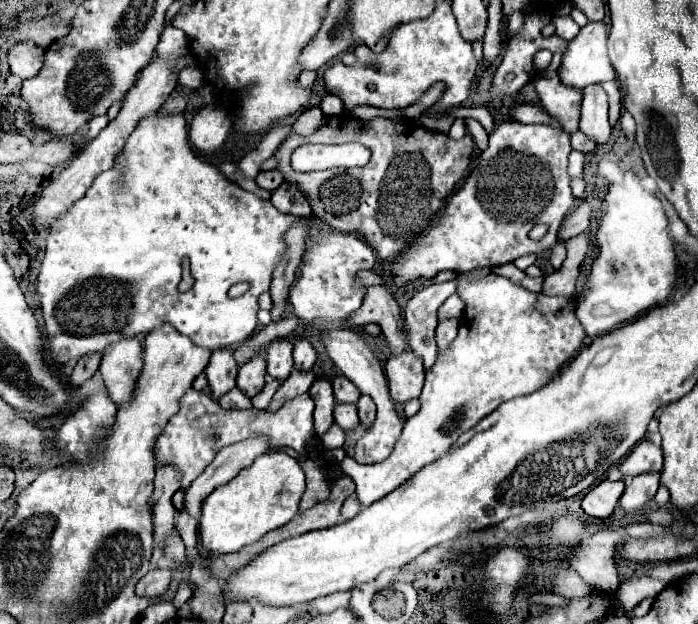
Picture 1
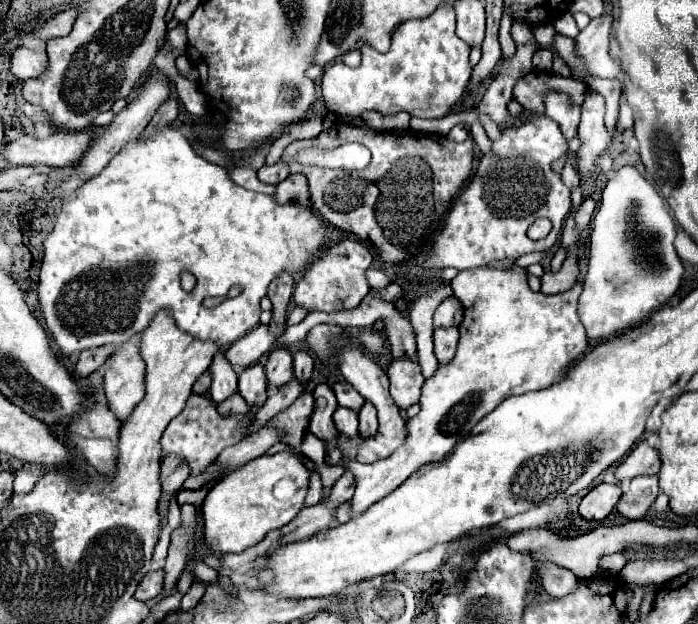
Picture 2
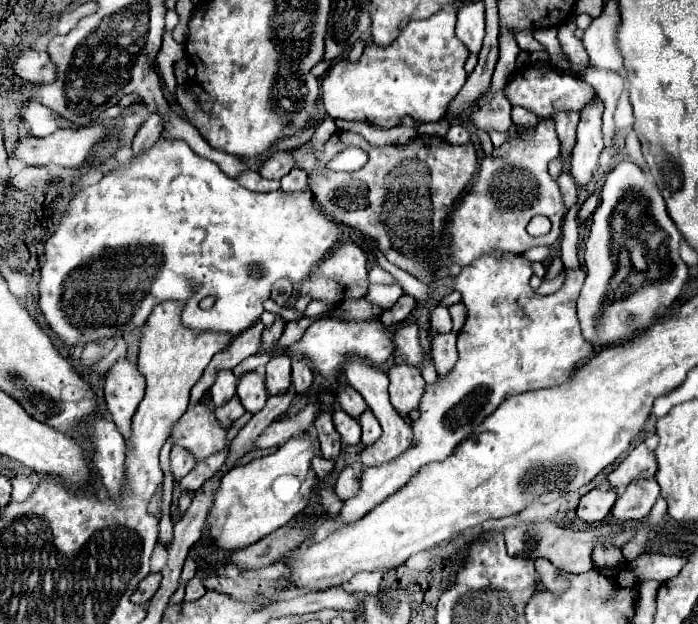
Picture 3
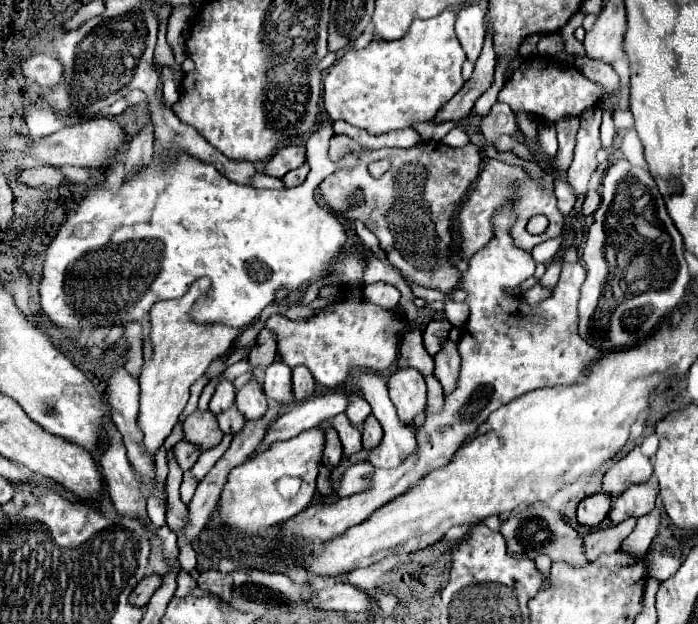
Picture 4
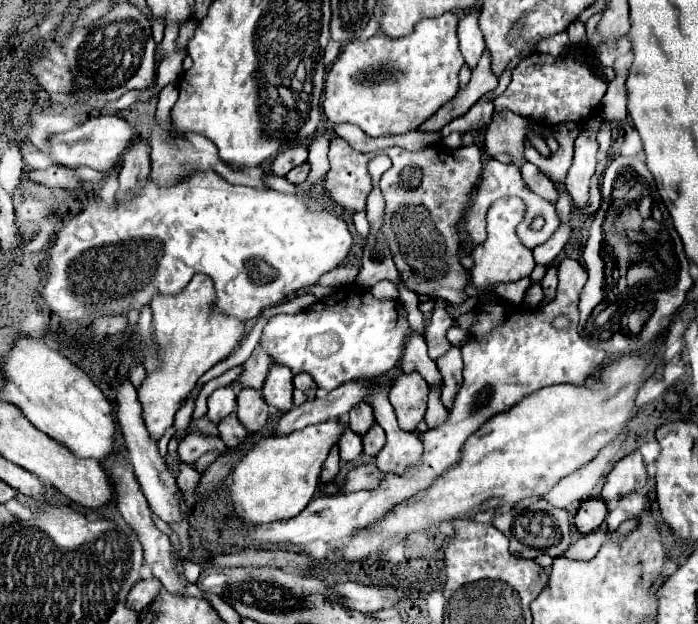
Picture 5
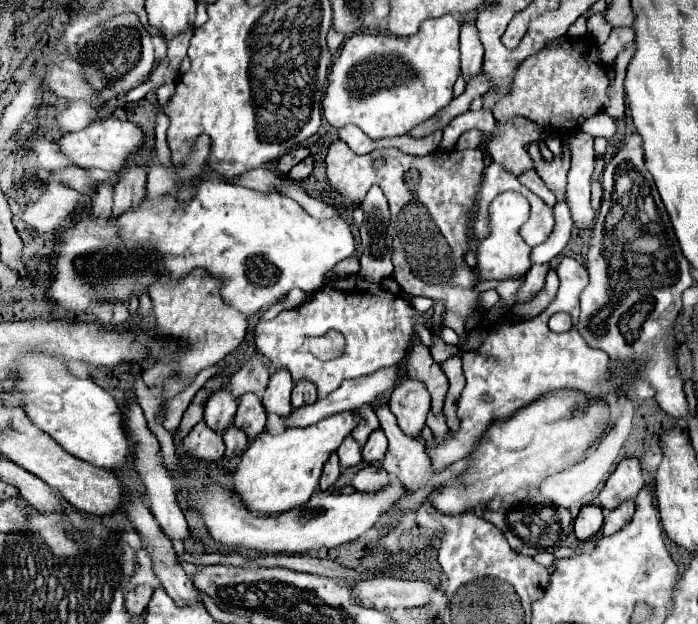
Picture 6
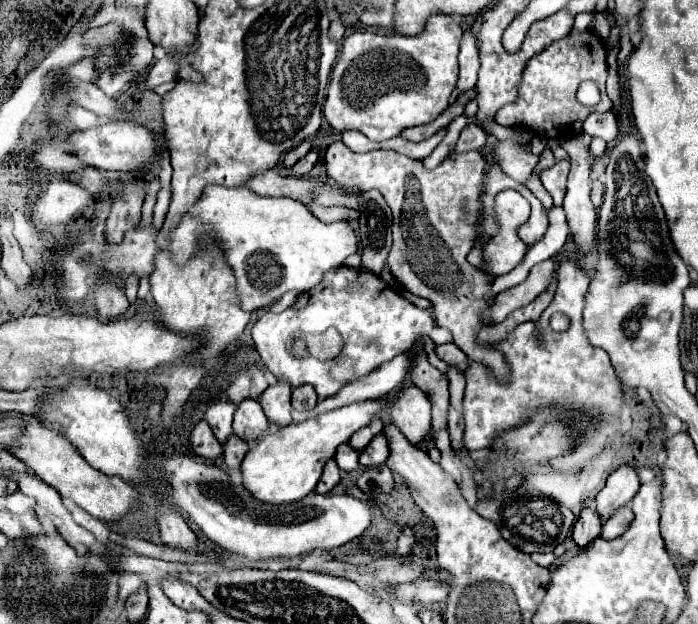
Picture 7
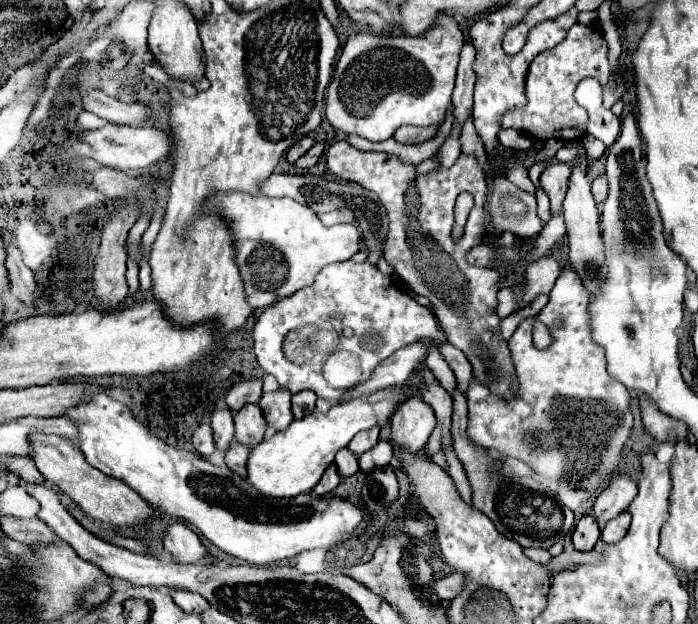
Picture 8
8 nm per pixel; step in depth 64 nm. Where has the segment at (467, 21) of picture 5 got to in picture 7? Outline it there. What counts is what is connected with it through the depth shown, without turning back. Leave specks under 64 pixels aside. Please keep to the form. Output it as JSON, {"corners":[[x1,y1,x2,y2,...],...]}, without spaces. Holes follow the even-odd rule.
{"corners":[[470,30,464,32,462,42,460,42,460,78,458,78,458,88,460,92,466,92,474,88,478,80,478,70,480,70,480,58,478,58,478,48,476,48,476,38,472,36]]}

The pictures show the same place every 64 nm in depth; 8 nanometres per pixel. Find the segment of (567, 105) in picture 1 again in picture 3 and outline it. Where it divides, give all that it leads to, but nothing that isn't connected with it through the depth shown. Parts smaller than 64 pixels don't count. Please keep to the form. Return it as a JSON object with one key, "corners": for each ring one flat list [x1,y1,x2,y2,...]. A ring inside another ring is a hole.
{"corners":[[554,112,552,120,556,122,556,132,562,142,562,152,570,154,576,144,576,126,580,120,578,112]]}

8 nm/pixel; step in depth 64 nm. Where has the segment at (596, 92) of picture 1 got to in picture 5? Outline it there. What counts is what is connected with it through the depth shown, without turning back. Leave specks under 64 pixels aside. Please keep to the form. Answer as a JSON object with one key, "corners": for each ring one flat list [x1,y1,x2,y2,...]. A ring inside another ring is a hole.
{"corners":[[584,128,576,138,574,162,572,162,568,176,564,180,564,186,570,192,574,204,582,206,582,208,588,202,588,184,590,184,590,178,594,176,596,152,598,152,596,132,590,128]]}

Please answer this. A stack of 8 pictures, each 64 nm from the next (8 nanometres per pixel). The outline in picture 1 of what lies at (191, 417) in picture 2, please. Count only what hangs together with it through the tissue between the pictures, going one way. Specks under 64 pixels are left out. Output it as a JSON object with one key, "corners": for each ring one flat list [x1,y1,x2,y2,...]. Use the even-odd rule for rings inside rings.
{"corners":[[190,388,180,398,180,410,168,420,164,432,156,440,154,446,156,466,172,464,180,472,180,490,186,490,190,482,214,460,214,456,224,446,236,444,252,436,268,436,268,452,276,452,280,448,292,448,298,454,298,462,306,474,306,492,300,498,300,512,304,512,312,508,316,502,328,500,332,492,332,476,330,470,322,466,328,462,324,460,324,452,318,448,312,410,314,410,314,402,308,394,300,394,288,400,288,404,284,404,276,412,256,410,256,408,224,410,208,392]]}

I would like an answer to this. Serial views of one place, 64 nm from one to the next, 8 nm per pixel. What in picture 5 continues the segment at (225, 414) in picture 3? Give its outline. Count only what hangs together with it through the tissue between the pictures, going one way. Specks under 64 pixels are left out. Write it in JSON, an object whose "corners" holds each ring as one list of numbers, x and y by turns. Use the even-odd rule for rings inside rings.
{"corners":[[232,412,232,416,226,416,224,420,220,420,218,430,220,430,220,438,226,442,228,448,234,448,236,444,240,444,240,440,248,434,246,428,240,424,236,412]]}

